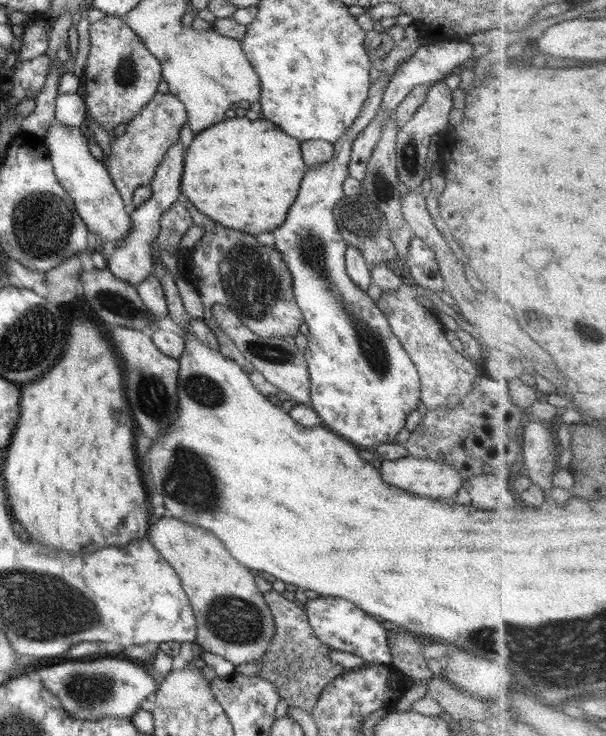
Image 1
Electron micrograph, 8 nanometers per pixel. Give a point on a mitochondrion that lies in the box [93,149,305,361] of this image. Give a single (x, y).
(249, 280)

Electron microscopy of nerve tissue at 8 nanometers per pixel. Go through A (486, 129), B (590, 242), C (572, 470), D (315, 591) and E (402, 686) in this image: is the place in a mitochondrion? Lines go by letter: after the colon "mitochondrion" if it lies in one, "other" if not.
A: other
B: other
C: other
D: other
E: other

